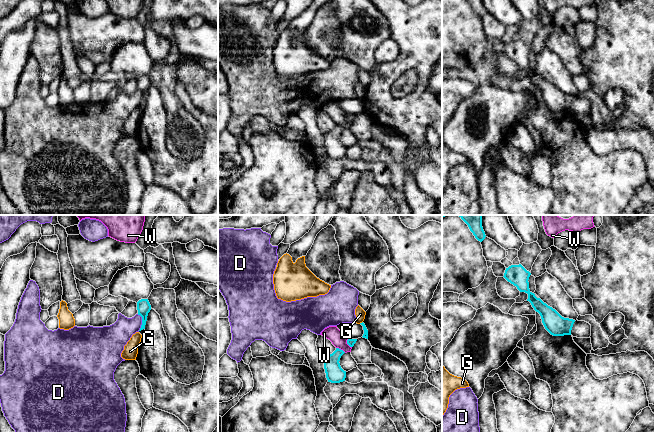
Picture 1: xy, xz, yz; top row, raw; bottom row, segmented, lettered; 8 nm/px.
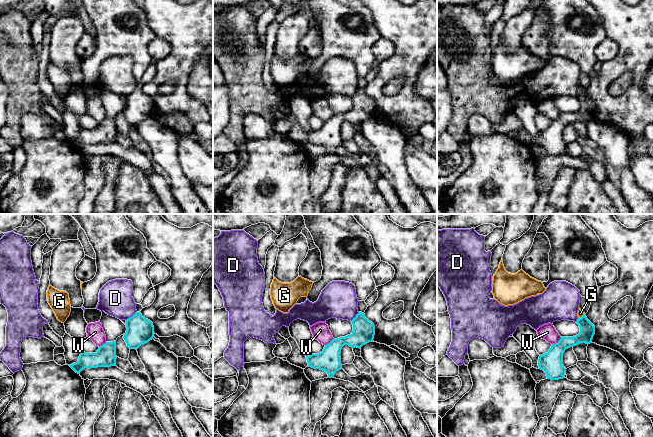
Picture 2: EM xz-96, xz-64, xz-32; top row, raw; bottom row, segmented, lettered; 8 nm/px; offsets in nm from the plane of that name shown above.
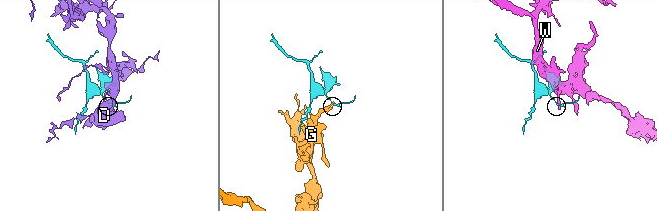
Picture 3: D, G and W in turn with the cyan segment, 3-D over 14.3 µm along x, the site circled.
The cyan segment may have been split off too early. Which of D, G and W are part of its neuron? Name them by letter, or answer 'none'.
none

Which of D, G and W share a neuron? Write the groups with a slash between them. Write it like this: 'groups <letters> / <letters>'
groups D / G / W

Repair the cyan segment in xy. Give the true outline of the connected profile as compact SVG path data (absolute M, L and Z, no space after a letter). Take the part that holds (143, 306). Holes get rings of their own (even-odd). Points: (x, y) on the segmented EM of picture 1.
M141 299L137 302L137 310L138 310L138 315L142 317L142 325L139 331L145 329L146 321L147 321L147 316L148 313L151 310L151 305L148 301L148 299Z

